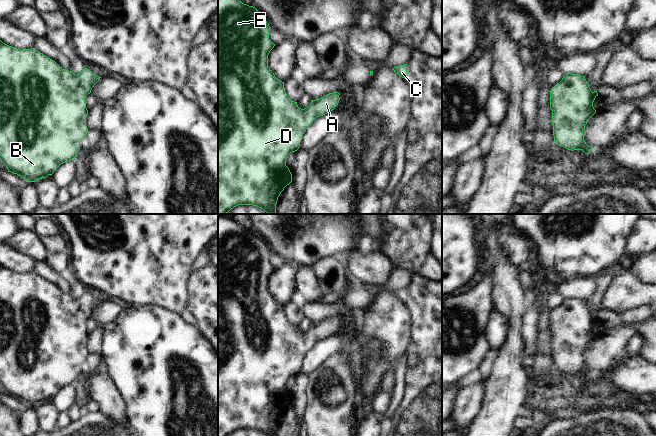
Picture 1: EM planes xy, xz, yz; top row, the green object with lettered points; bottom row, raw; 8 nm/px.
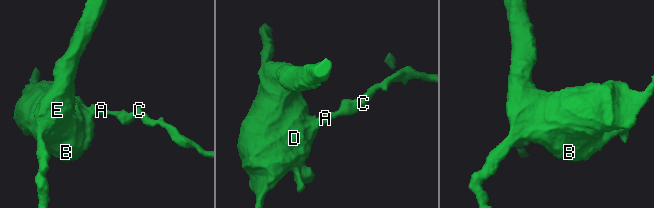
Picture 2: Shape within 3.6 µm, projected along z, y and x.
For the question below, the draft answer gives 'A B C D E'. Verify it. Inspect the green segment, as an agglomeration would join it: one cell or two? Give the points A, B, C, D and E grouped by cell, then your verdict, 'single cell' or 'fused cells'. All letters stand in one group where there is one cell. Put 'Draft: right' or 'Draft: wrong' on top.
Draft: right
groups A B C D E; single cell

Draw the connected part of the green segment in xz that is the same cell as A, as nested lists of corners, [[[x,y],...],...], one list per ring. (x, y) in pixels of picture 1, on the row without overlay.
[[[218,214],[218,436],[229,436],[238,429],[253,429],[265,436],[276,436],[278,421],[284,412],[292,406],[292,398],[286,390],[288,379],[300,371],[302,360],[309,349],[319,340],[323,340],[338,329],[340,321],[338,316],[329,317],[312,326],[304,333],[298,331],[286,318],[284,306],[278,304],[268,291],[268,279],[274,272],[269,263],[270,250],[266,243],[253,230],[242,227],[233,221]]]

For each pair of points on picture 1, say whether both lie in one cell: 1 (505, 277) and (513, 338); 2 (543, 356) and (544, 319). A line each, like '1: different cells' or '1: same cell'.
1: same cell
2: same cell

